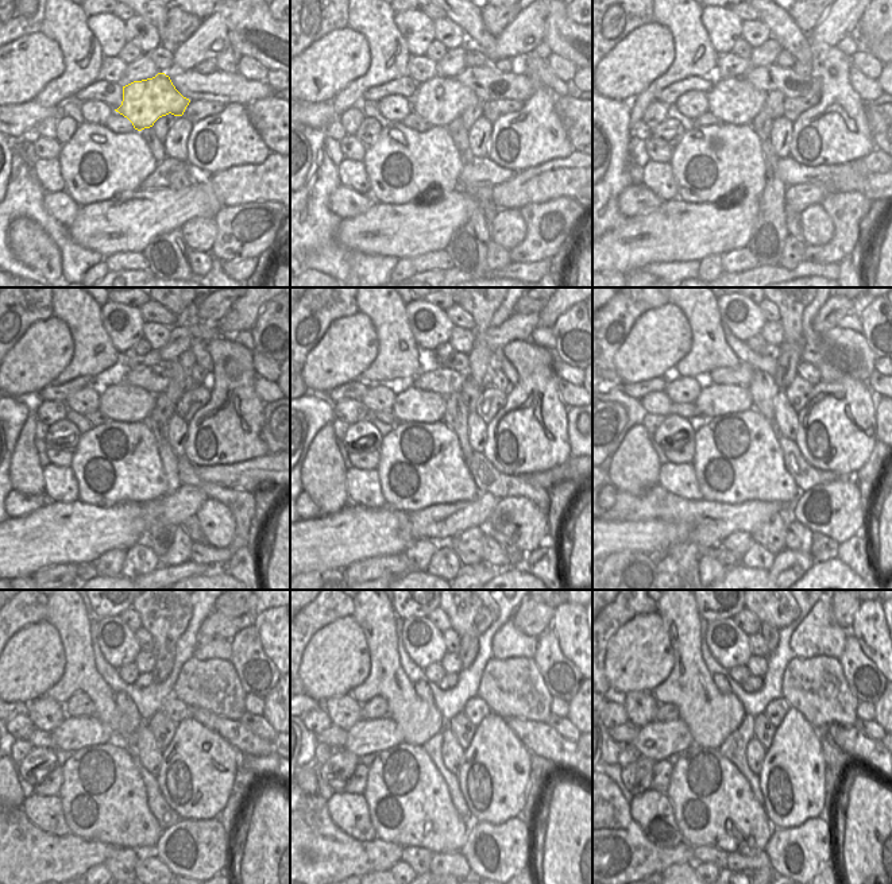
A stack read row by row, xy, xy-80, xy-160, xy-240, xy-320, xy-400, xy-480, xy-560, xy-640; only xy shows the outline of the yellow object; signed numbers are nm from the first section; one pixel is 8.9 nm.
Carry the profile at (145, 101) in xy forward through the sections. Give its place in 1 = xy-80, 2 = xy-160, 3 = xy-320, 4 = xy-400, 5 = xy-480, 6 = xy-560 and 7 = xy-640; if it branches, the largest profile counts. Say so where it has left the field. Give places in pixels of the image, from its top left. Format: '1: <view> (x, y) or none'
1: xy-80 (440, 100)
2: xy-160 (734, 101)
3: xy-320 (413, 404)
4: xy-400 (715, 400)
5: xy-480 (74, 733)
6: xy-560 (367, 736)
7: xy-640 (657, 741)

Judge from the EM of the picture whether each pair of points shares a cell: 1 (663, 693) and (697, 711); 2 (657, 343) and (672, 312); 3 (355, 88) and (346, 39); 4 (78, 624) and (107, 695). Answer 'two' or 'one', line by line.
1: one
2: two
3: two
4: one

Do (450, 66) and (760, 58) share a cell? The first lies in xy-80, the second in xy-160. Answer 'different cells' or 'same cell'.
same cell

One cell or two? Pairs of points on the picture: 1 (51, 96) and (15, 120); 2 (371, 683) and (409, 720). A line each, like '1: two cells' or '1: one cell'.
1: two cells
2: one cell

